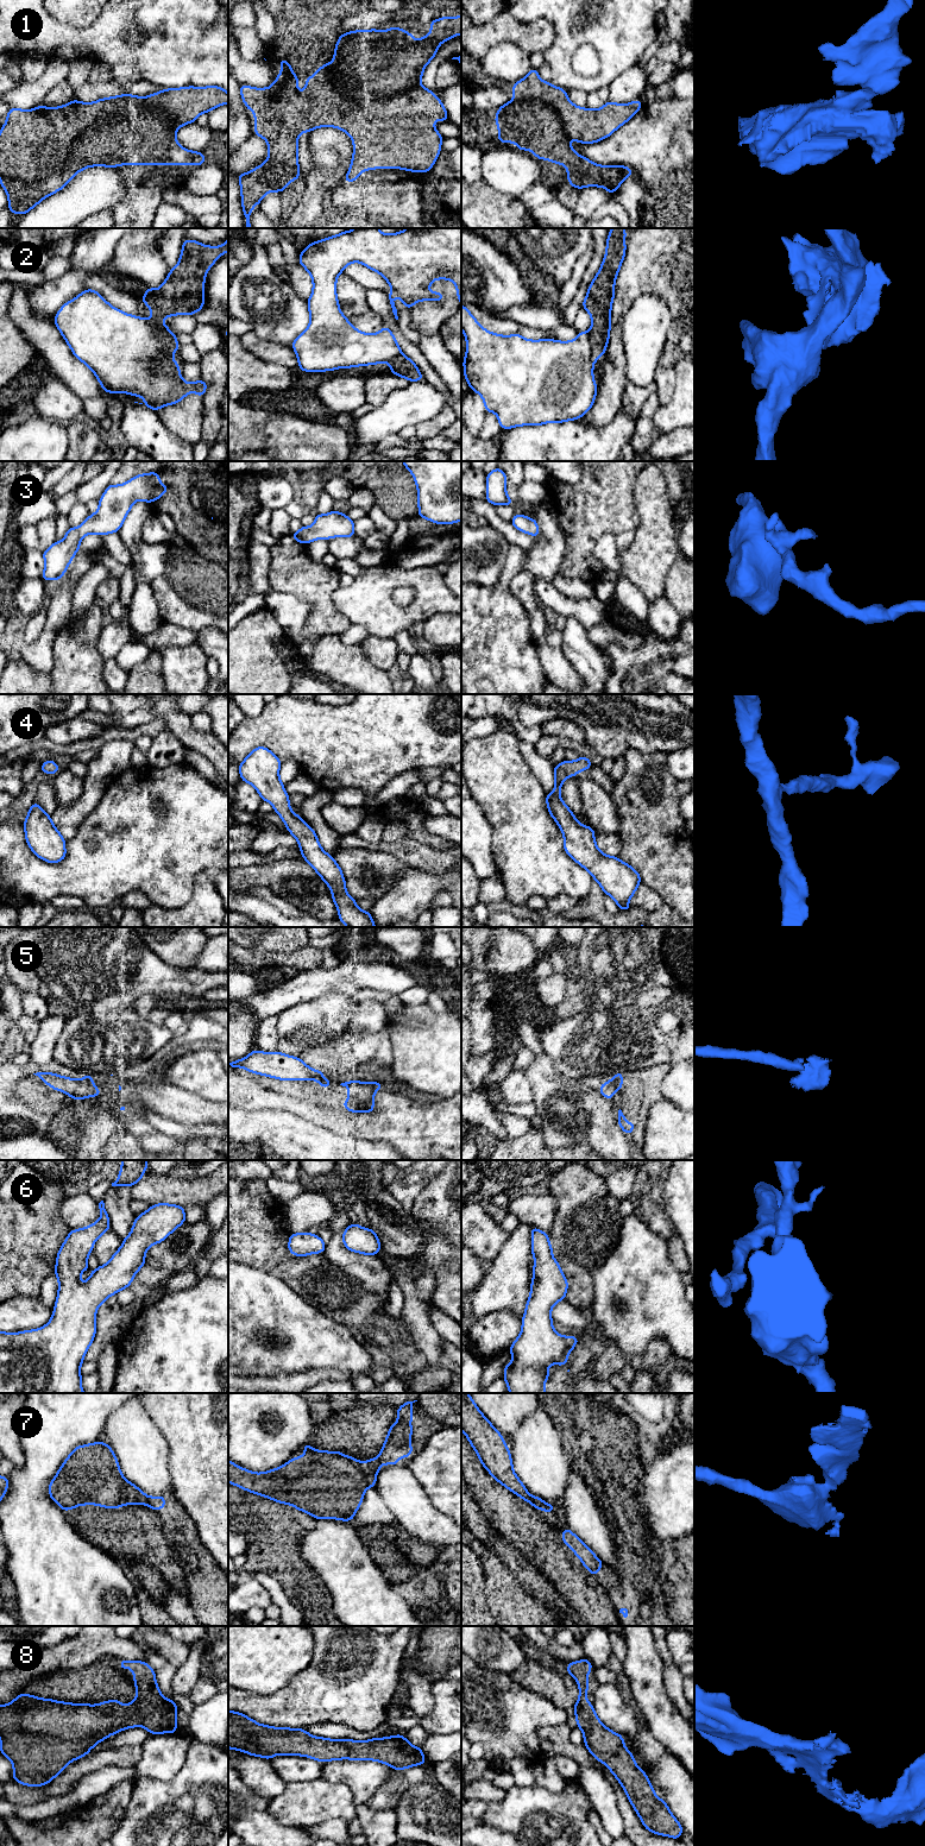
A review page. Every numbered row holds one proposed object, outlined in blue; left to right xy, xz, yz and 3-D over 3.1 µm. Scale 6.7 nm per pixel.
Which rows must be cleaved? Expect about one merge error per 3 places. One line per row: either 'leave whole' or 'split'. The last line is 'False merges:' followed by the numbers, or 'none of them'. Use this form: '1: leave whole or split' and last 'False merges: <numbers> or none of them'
1: leave whole
2: split
3: leave whole
4: leave whole
5: split
6: leave whole
7: split
8: leave whole
False merges: 2, 5, 7

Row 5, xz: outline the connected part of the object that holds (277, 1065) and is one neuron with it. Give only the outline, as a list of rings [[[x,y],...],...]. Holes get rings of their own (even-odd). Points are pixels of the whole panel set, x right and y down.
[[[253,1050],[247,1057],[228,1063],[252,1073],[282,1080],[314,1080],[325,1078],[320,1070],[310,1069],[303,1060],[278,1051],[272,1053]]]

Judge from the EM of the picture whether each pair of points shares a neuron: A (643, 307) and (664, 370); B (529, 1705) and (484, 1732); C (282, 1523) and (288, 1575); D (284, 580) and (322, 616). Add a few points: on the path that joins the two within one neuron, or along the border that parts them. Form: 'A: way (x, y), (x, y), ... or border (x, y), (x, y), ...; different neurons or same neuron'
A: border (664, 350), (653, 379); different neurons
B: way (518, 1713), (502, 1714), (495, 1721); same neuron
C: way (282, 1536), (282, 1562); same neuron
D: way (296, 580), (321, 604); same neuron

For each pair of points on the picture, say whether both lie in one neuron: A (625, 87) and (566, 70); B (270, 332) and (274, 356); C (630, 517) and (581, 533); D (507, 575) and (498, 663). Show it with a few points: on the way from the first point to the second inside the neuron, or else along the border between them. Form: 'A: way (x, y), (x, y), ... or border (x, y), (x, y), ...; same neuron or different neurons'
A: border (633, 65), (622, 71), (608, 87); different neurons
B: border (252, 331), (265, 340), (290, 346); different neurons
C: way (618, 517), (597, 517), (593, 521); same neuron
D: way (499, 597), (498, 642); same neuron

